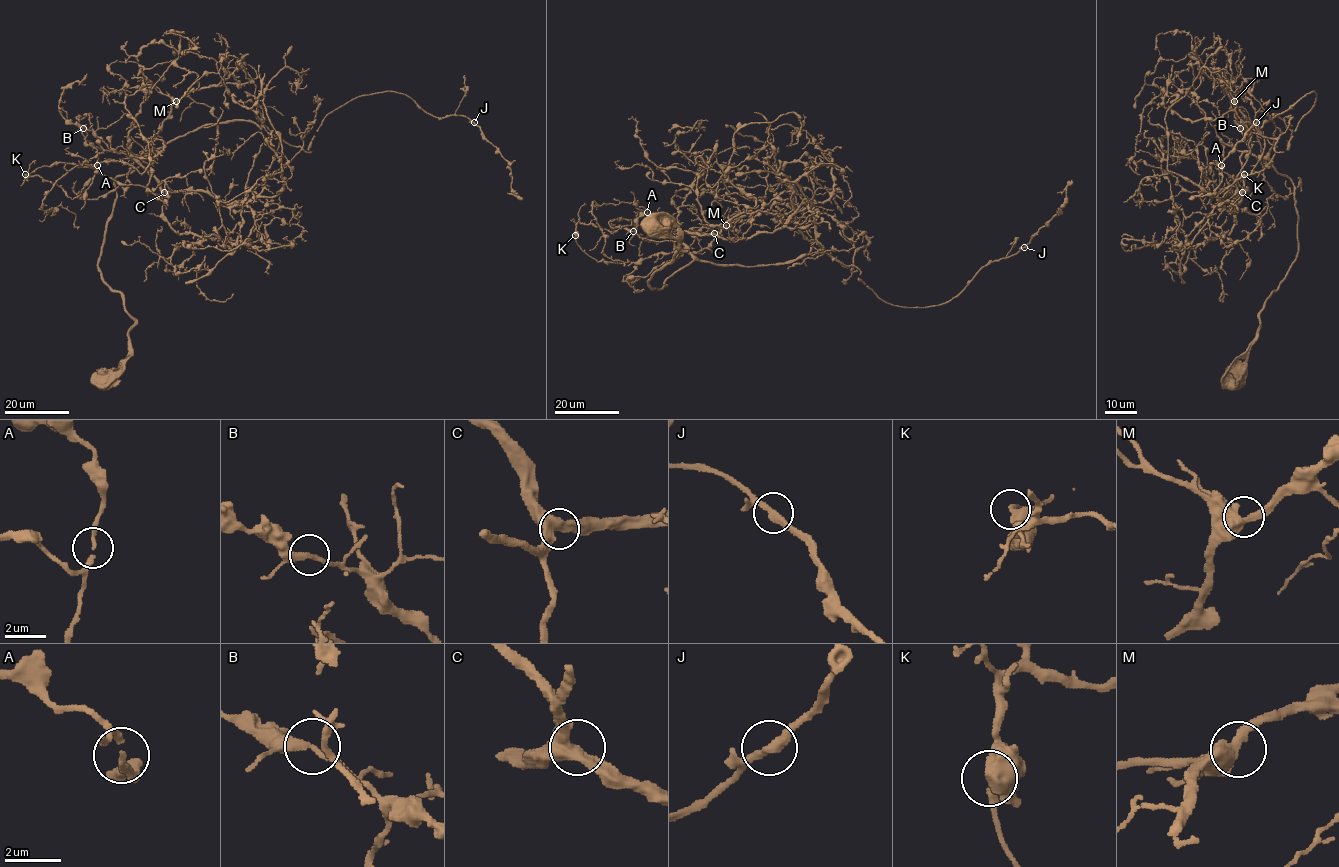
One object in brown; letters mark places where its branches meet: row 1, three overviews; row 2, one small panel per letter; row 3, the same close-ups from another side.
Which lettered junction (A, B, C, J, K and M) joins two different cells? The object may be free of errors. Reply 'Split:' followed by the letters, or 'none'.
Split: none

